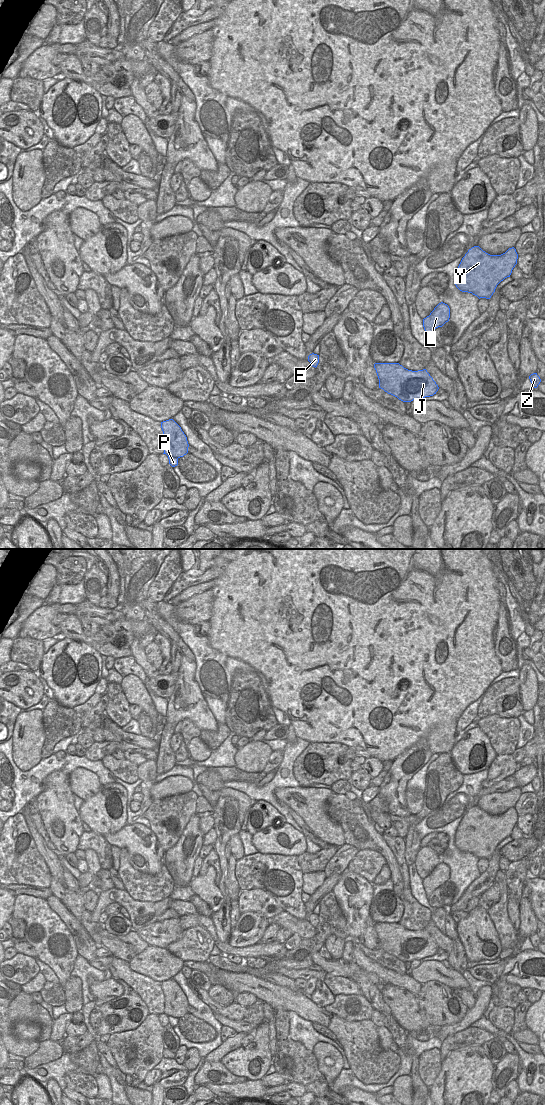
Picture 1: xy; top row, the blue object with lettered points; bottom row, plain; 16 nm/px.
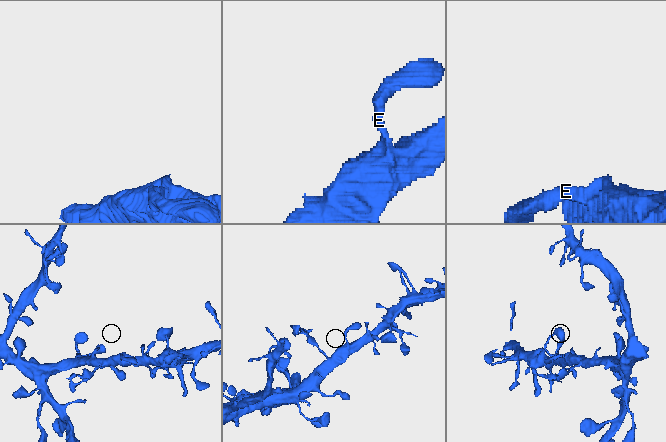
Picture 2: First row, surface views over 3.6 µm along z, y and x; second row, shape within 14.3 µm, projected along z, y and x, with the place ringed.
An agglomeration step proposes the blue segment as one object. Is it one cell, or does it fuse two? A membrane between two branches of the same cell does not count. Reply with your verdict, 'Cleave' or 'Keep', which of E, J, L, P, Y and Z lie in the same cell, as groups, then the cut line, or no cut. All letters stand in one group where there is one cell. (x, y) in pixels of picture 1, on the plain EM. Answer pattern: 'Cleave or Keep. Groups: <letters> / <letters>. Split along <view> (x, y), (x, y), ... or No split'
Cleave. Groups: E J L Y Z / P. Split along xy (168, 1015), (177, 1018).

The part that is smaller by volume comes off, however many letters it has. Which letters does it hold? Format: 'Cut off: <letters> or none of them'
Cut off: P

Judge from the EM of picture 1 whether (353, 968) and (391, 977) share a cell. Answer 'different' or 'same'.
different

